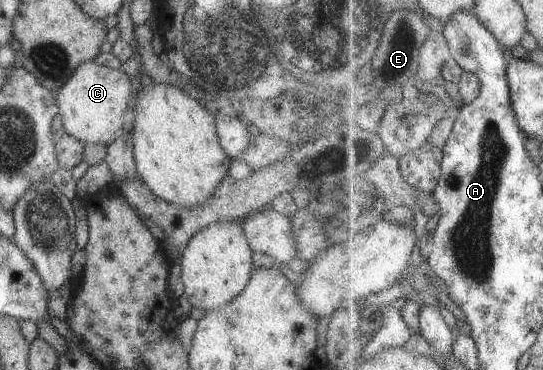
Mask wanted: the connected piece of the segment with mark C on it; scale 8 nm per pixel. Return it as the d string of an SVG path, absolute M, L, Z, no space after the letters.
M94 59L82 62L55 95L62 128L81 143L108 144L109 136L120 133L124 110L134 95L130 80L121 69L98 65Z

